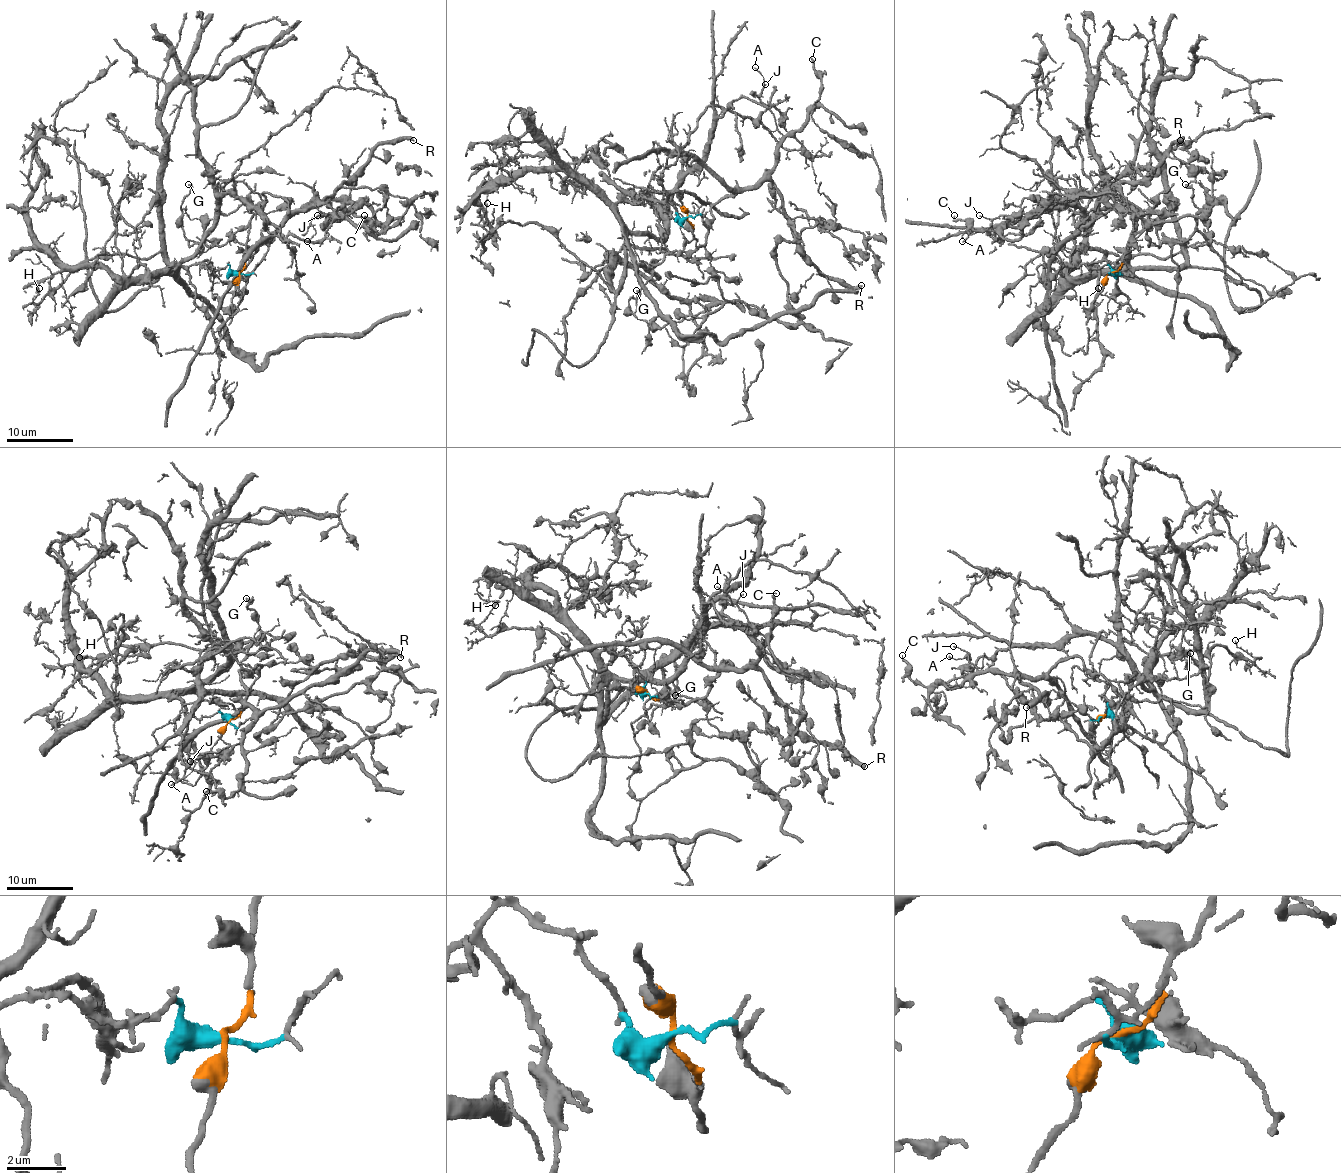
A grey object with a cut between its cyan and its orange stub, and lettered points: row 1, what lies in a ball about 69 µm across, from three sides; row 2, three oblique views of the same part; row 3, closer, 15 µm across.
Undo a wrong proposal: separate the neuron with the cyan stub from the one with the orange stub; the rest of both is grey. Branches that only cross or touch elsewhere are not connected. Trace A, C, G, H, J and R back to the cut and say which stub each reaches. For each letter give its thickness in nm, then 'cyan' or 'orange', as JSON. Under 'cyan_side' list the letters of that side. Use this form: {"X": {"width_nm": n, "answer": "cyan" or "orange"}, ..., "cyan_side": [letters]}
{"A": {"width_nm": 110, "answer": "orange"}, "C": {"width_nm": 160, "answer": "orange"}, "G": {"width_nm": 260, "answer": "orange"}, "H": {"width_nm": 130, "answer": "cyan"}, "J": {"width_nm": 100, "answer": "orange"}, "R": {"width_nm": 380, "answer": "orange"}, "cyan_side": ["H"]}

